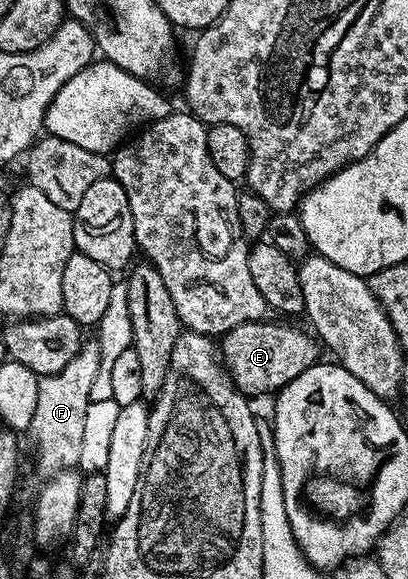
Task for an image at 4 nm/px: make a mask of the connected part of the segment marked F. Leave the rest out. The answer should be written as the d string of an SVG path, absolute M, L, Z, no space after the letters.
M87 340L61 372L40 377L37 408L33 412L29 434L35 437L35 442L39 445L39 470L44 476L78 467L86 408L91 403L89 390L100 367L99 345L95 340Z

